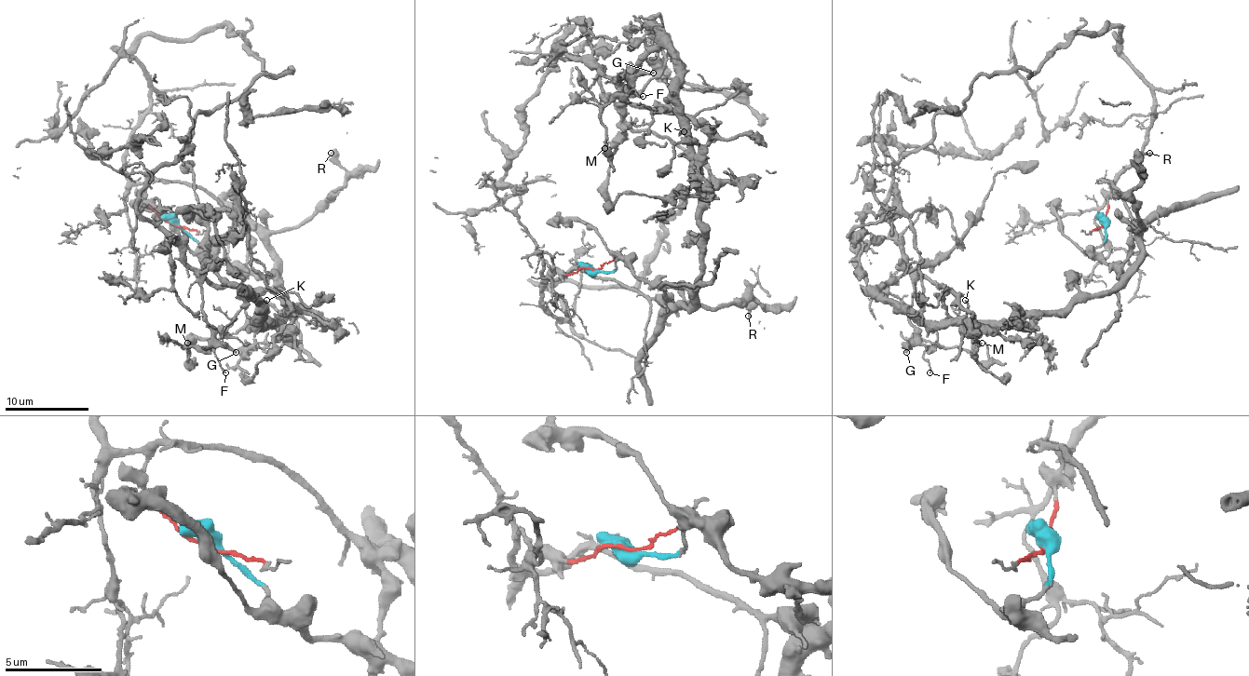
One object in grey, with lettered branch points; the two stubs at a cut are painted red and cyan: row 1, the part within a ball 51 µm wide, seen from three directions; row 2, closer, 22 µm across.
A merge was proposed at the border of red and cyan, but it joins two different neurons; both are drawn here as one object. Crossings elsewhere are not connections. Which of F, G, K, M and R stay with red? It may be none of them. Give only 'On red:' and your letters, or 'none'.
On red: F, G, M

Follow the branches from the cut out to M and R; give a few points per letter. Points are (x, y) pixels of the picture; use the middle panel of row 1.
M: (589, 268), (543, 306), (568, 318), (562, 281), (633, 285), (708, 170), (553, 49), (629, 83), (604, 147)
R: (589, 268), (612, 271), (620, 260), (660, 287), (685, 290), (685, 306), (752, 298), (762, 306), (748, 317)

